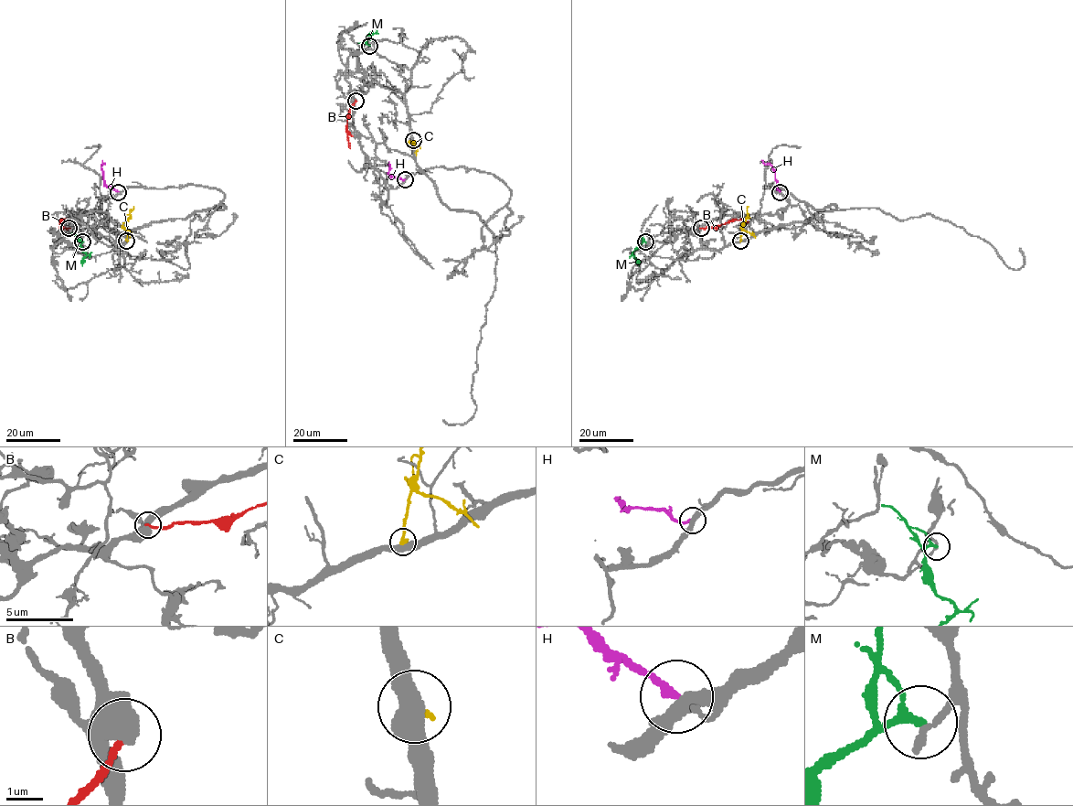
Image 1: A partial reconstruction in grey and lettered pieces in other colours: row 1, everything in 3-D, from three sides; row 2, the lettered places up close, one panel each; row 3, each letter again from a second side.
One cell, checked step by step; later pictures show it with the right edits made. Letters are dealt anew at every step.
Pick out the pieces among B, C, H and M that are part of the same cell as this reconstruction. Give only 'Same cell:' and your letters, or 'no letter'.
Same cell: no letter

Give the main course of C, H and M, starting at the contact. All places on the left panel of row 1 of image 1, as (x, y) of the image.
C: (126, 241), (126, 221), (133, 206)
H: (118, 192), (105, 184), (102, 161)
M: (82, 241), (80, 249), (87, 255), (81, 265)

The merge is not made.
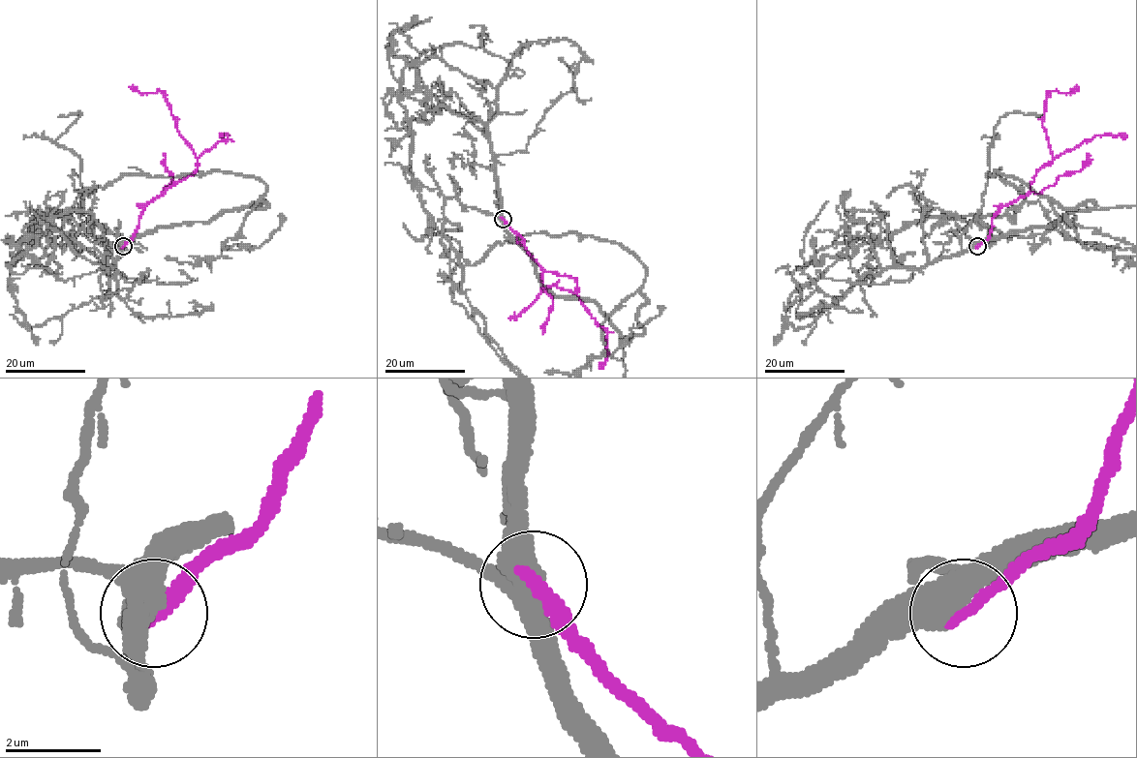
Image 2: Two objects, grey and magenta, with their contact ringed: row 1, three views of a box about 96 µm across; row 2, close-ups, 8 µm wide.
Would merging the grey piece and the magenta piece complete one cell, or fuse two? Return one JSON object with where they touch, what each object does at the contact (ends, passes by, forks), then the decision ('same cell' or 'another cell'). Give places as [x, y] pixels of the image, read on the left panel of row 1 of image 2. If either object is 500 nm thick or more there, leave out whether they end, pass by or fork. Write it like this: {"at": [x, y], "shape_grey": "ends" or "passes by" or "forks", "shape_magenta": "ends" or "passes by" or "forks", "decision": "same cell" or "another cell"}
{"at": [123, 246], "shape_grey": "forks", "shape_magenta": "ends", "decision": "another cell"}

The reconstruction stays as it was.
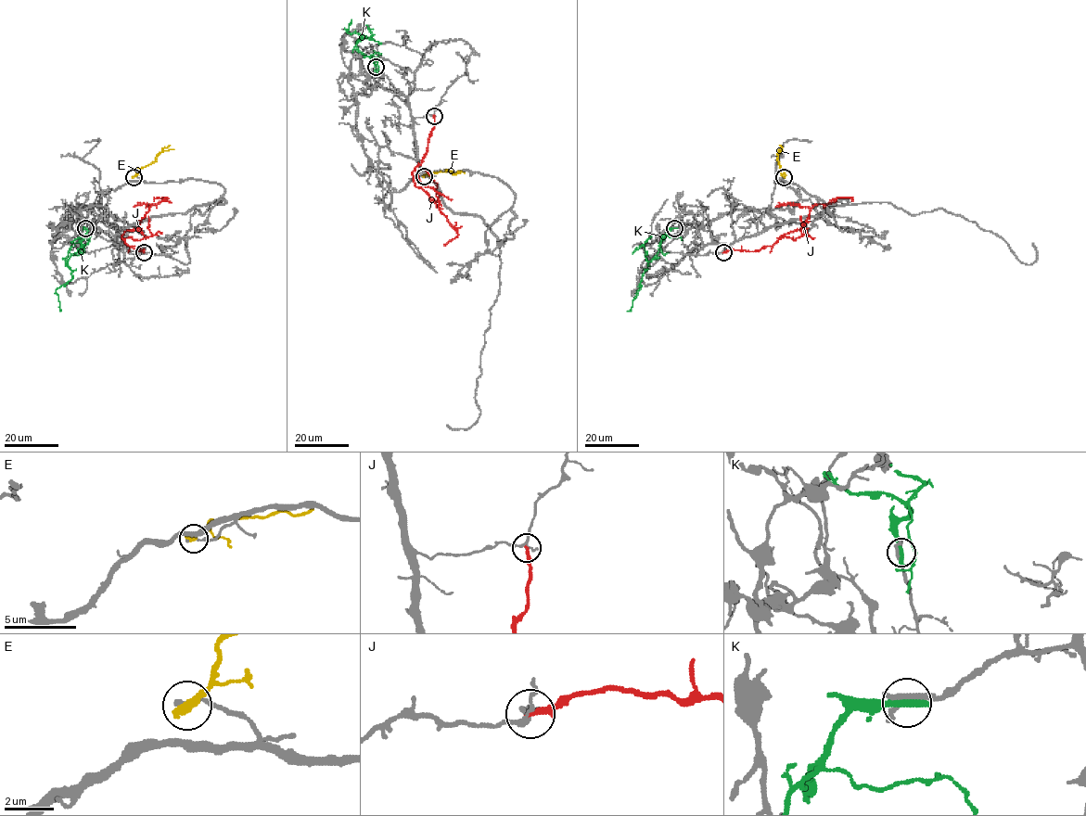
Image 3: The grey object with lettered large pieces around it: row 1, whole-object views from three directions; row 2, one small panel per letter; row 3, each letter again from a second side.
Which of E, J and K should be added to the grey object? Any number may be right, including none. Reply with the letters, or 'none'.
none

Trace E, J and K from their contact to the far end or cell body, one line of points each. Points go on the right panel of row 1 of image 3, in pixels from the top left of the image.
E: (784, 176), (777, 159), (780, 148)
J: (723, 252), (772, 246), (783, 235), (802, 227), (813, 205), (843, 197), (852, 200)
K: (675, 228), (668, 231), (659, 251), (649, 262), (632, 309), (627, 312)

